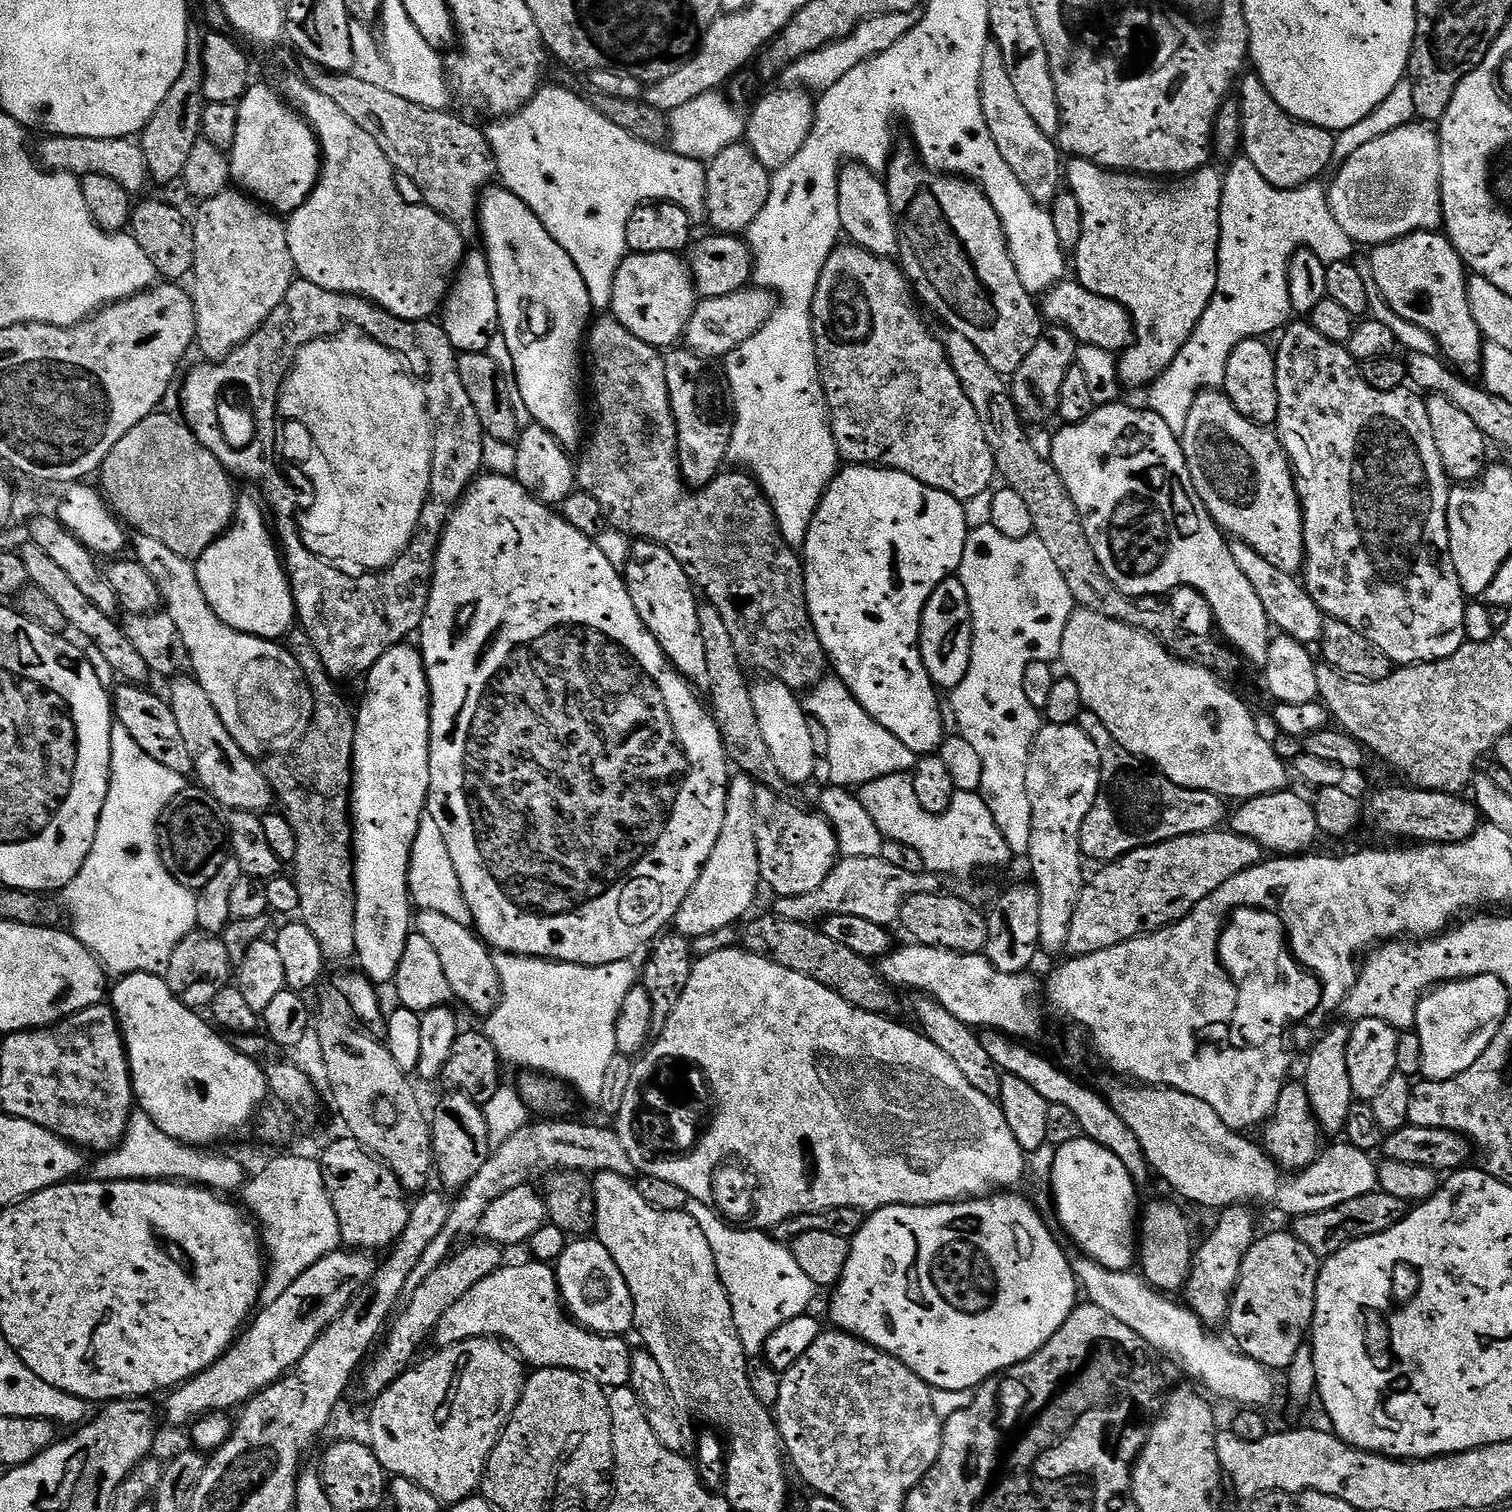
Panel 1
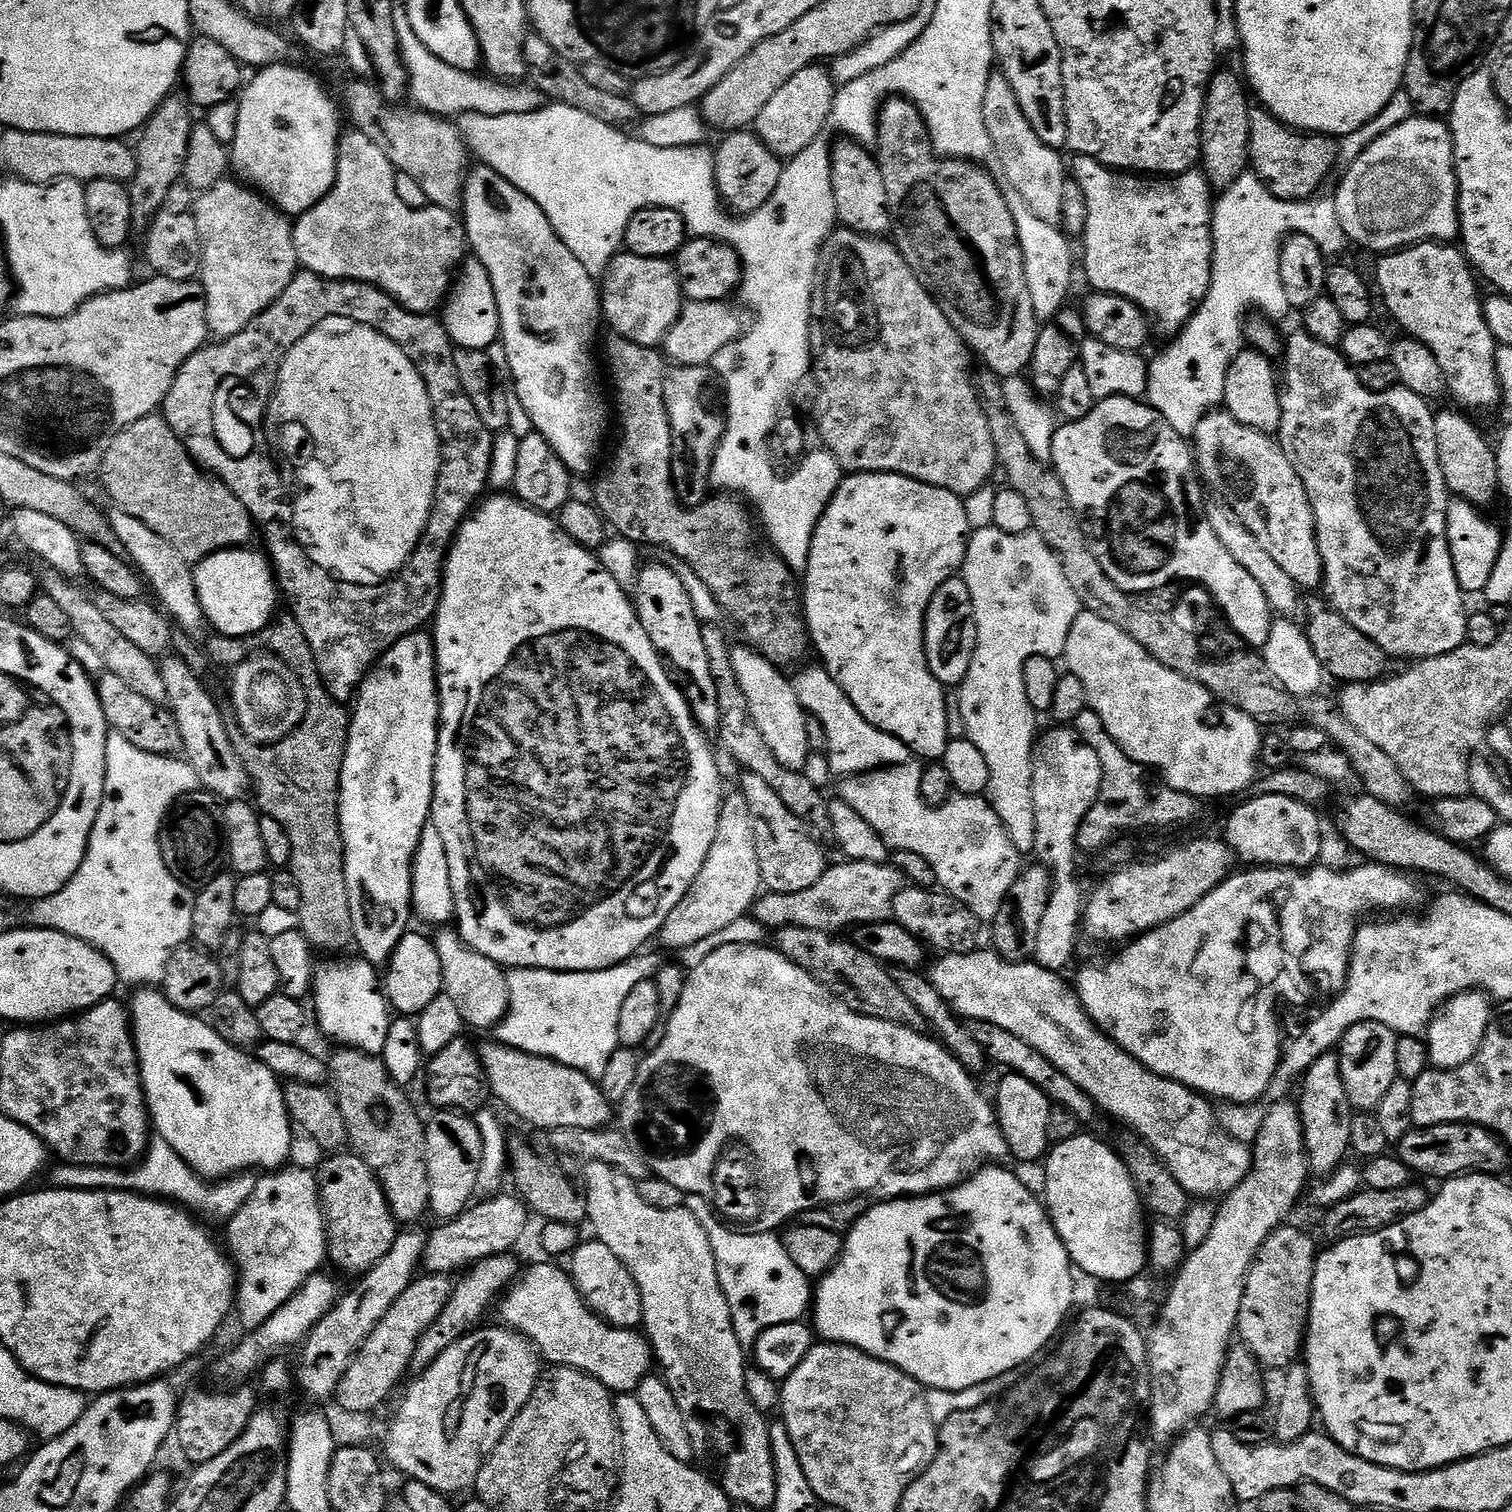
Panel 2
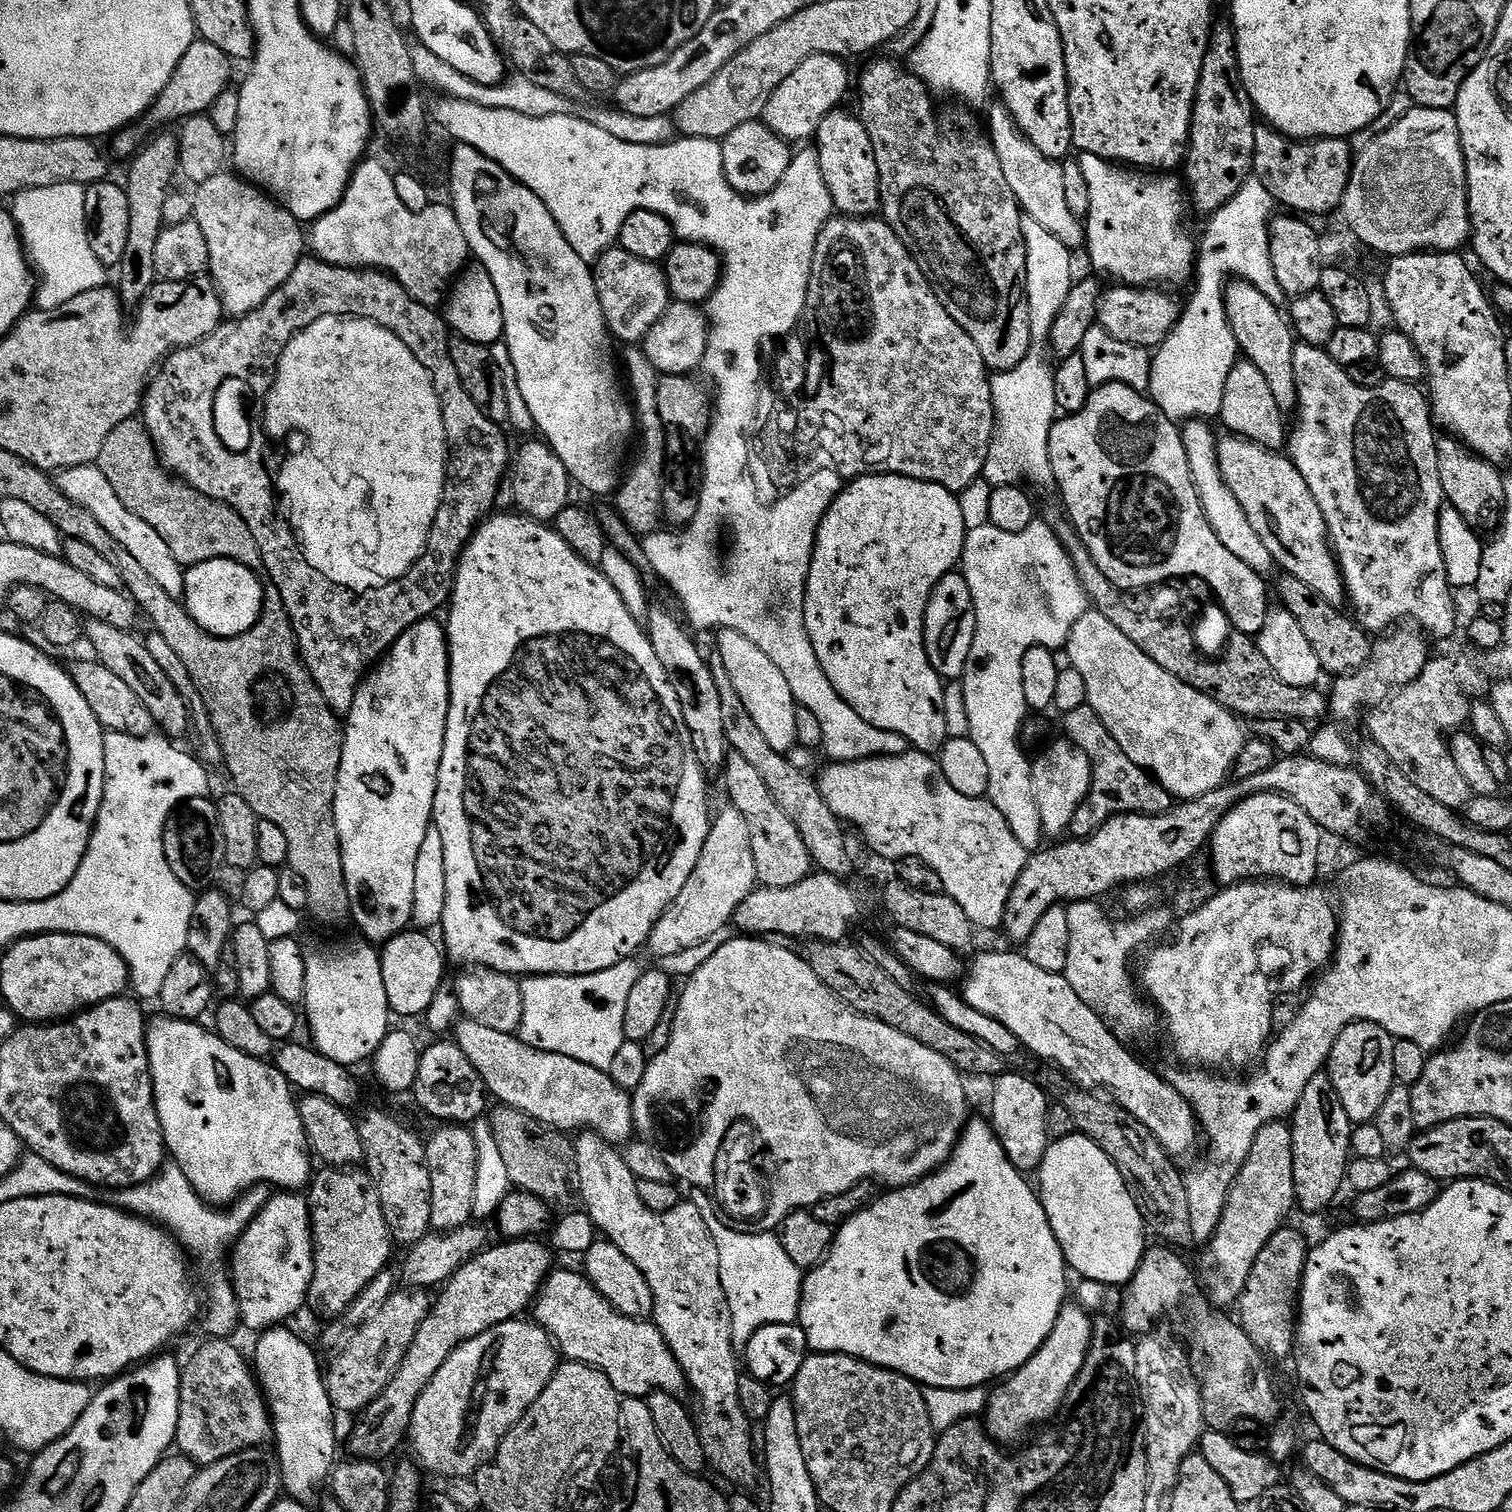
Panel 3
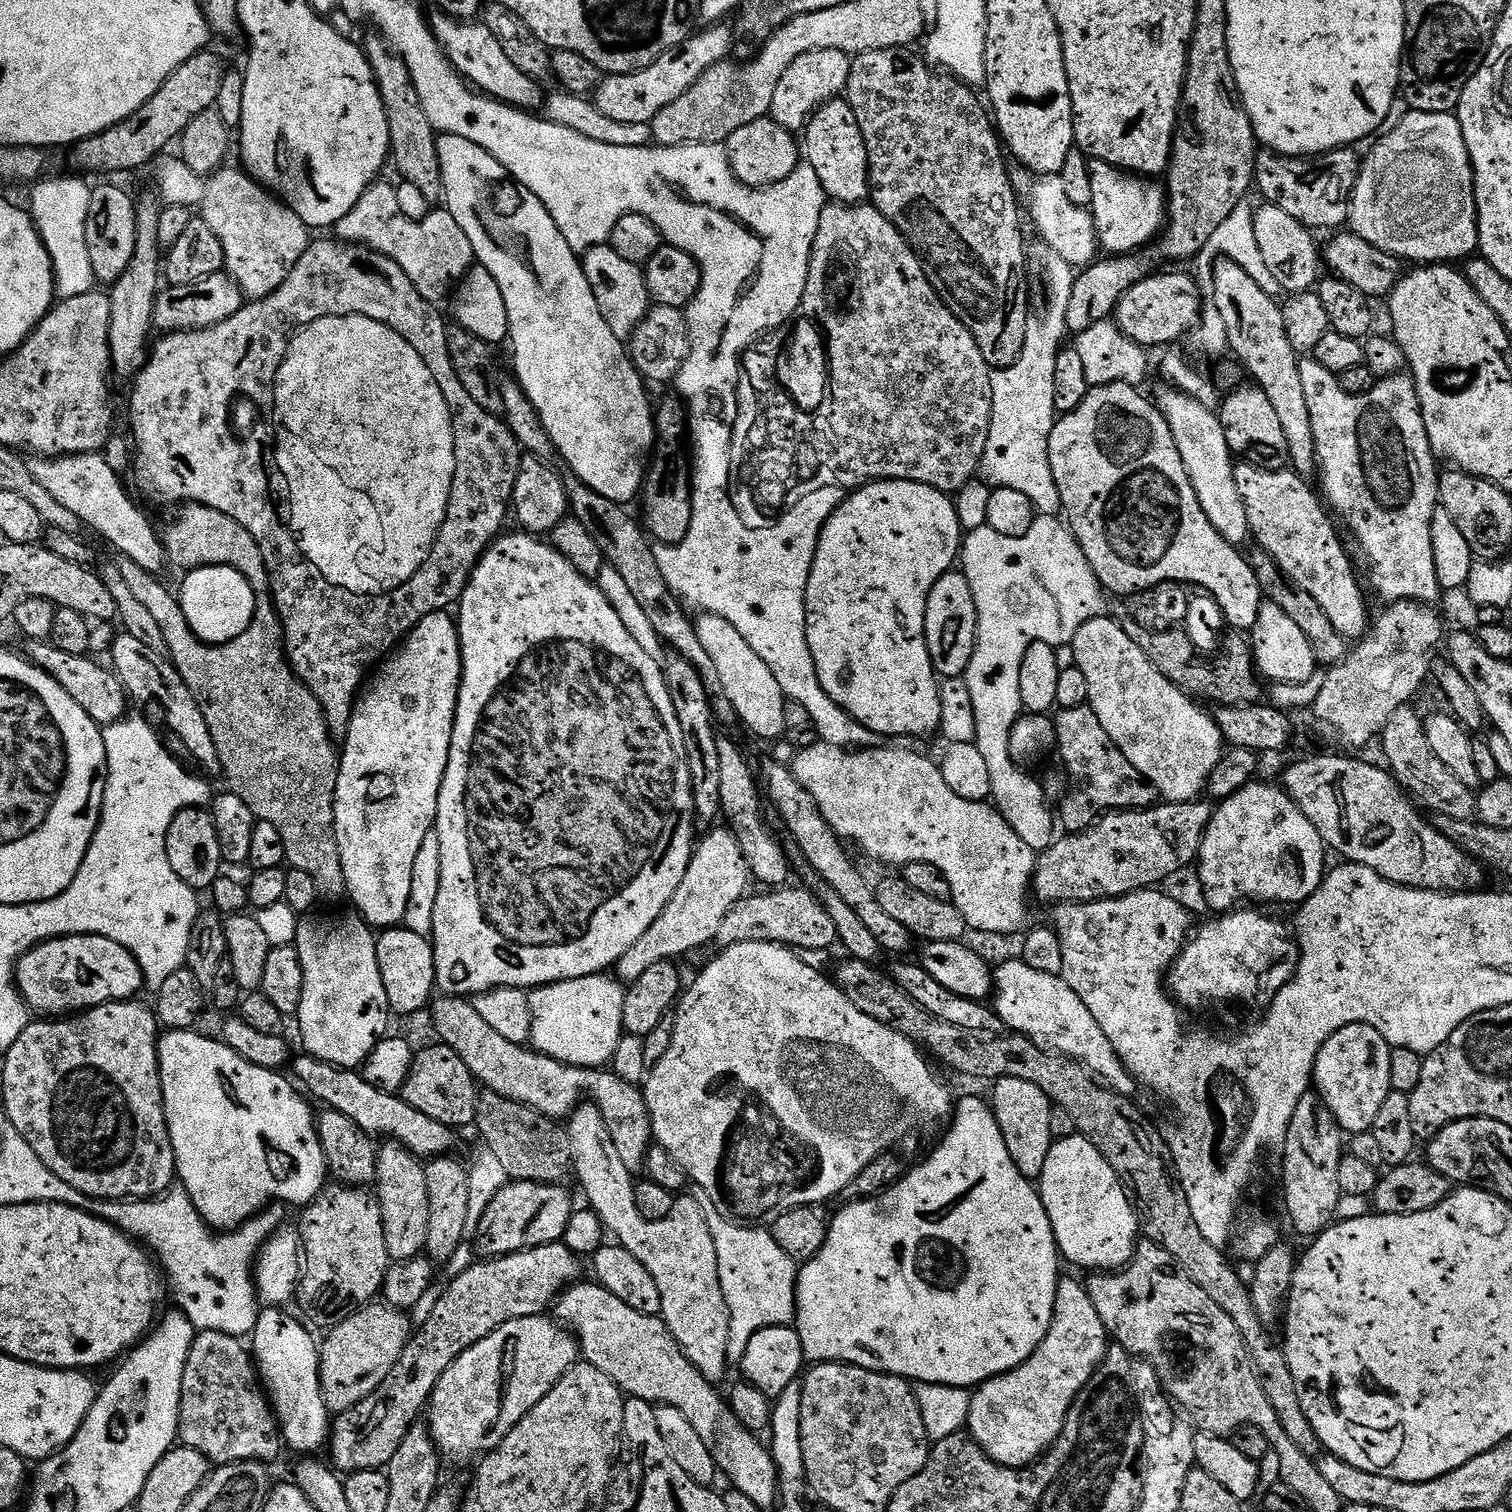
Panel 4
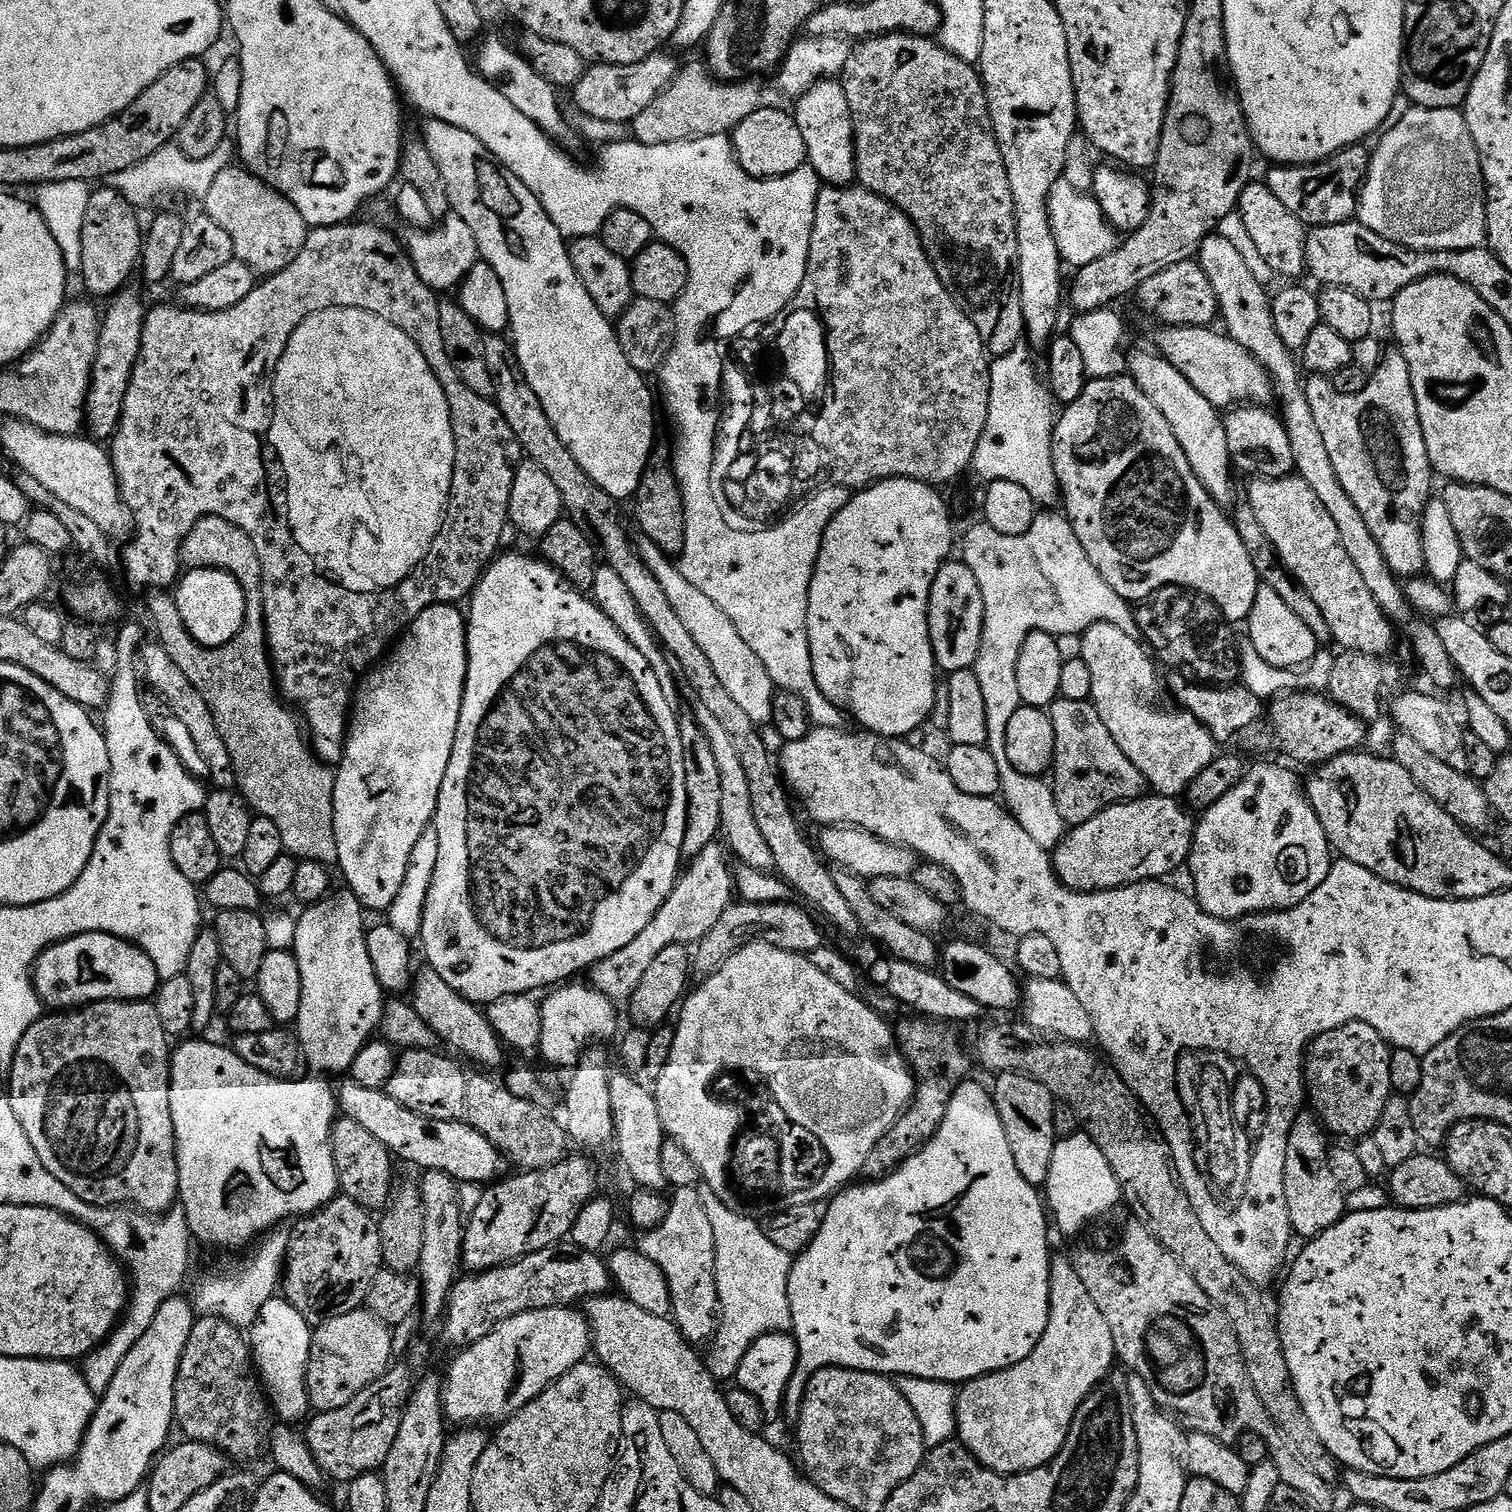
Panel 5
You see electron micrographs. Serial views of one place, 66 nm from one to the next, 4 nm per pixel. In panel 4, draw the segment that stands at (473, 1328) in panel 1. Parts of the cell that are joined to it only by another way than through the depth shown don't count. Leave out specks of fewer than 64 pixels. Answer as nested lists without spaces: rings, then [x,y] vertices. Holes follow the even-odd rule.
[[[577,1282],[565,1288],[554,1305],[555,1319],[566,1322],[580,1346],[580,1356],[587,1363],[602,1370],[602,1374],[606,1374],[610,1382],[620,1387],[625,1397],[644,1400],[653,1406],[661,1404],[674,1406],[674,1410],[679,1410],[685,1418],[690,1418],[694,1430],[698,1430],[702,1442],[706,1442],[706,1450],[710,1450],[717,1469],[723,1475],[724,1472],[728,1475],[728,1480],[732,1483],[729,1485],[735,1491],[746,1494],[746,1498],[750,1498],[750,1502],[754,1502],[754,1506],[758,1506],[761,1510],[775,1509],[778,1504],[778,1489],[772,1453],[763,1443],[760,1445],[761,1437],[757,1433],[746,1430],[746,1426],[742,1426],[742,1422],[734,1418],[734,1414],[728,1409],[727,1399],[716,1389],[719,1387],[705,1379],[704,1375],[686,1358],[686,1354],[682,1354],[674,1334],[670,1334],[664,1319],[650,1314],[638,1314],[638,1310],[626,1306],[622,1298],[610,1294],[610,1290],[606,1290],[602,1285],[595,1282],[584,1283]]]

